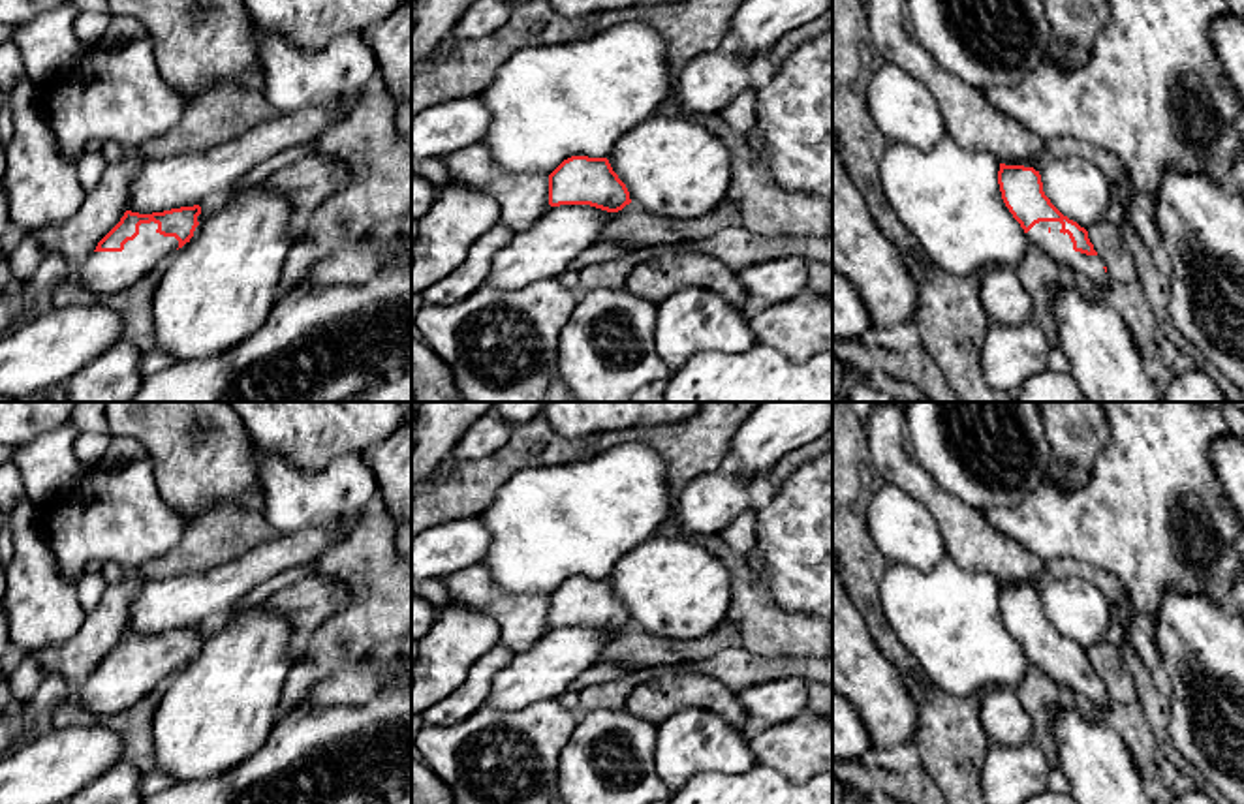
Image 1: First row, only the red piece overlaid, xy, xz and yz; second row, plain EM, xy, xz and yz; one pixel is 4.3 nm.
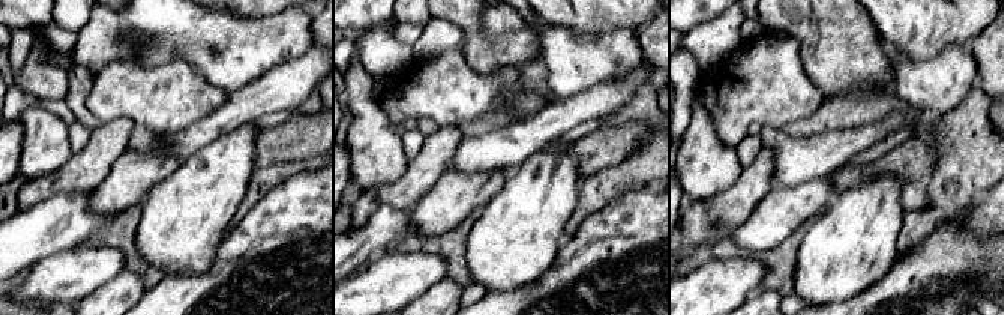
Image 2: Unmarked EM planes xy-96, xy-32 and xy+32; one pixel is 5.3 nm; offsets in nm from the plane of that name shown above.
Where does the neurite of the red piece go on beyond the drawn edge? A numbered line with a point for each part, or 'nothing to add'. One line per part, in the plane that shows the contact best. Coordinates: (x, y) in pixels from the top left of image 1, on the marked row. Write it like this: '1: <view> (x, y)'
1: xy (104, 273)

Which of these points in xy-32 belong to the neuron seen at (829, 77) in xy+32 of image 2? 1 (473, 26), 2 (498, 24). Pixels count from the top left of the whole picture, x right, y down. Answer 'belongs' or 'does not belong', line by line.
1: belongs
2: does not belong

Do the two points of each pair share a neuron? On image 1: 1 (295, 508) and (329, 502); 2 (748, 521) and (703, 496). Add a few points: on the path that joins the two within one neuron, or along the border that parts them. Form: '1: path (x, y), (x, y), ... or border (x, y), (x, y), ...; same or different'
1: path (303, 502), (322, 502); same
2: border (750, 508), (716, 532); different

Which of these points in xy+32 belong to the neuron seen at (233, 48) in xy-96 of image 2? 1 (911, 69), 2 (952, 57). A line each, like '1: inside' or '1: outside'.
1: inside
2: inside

